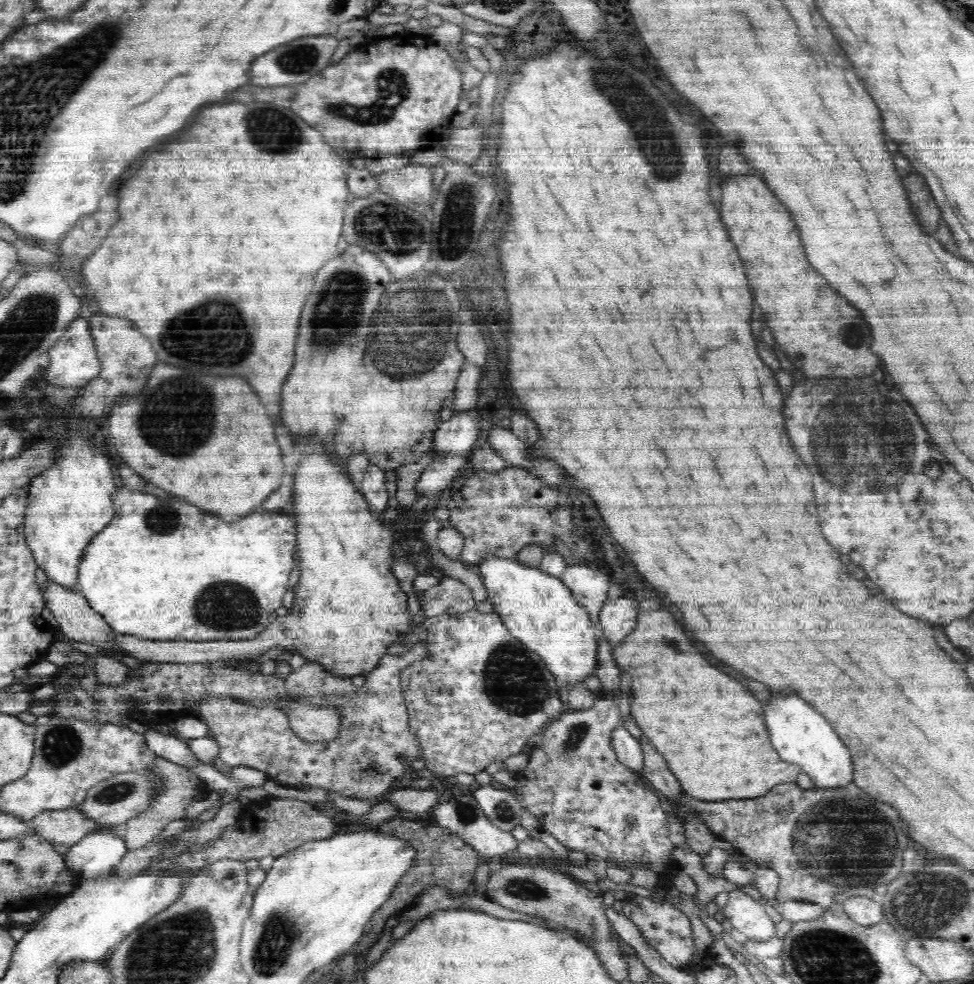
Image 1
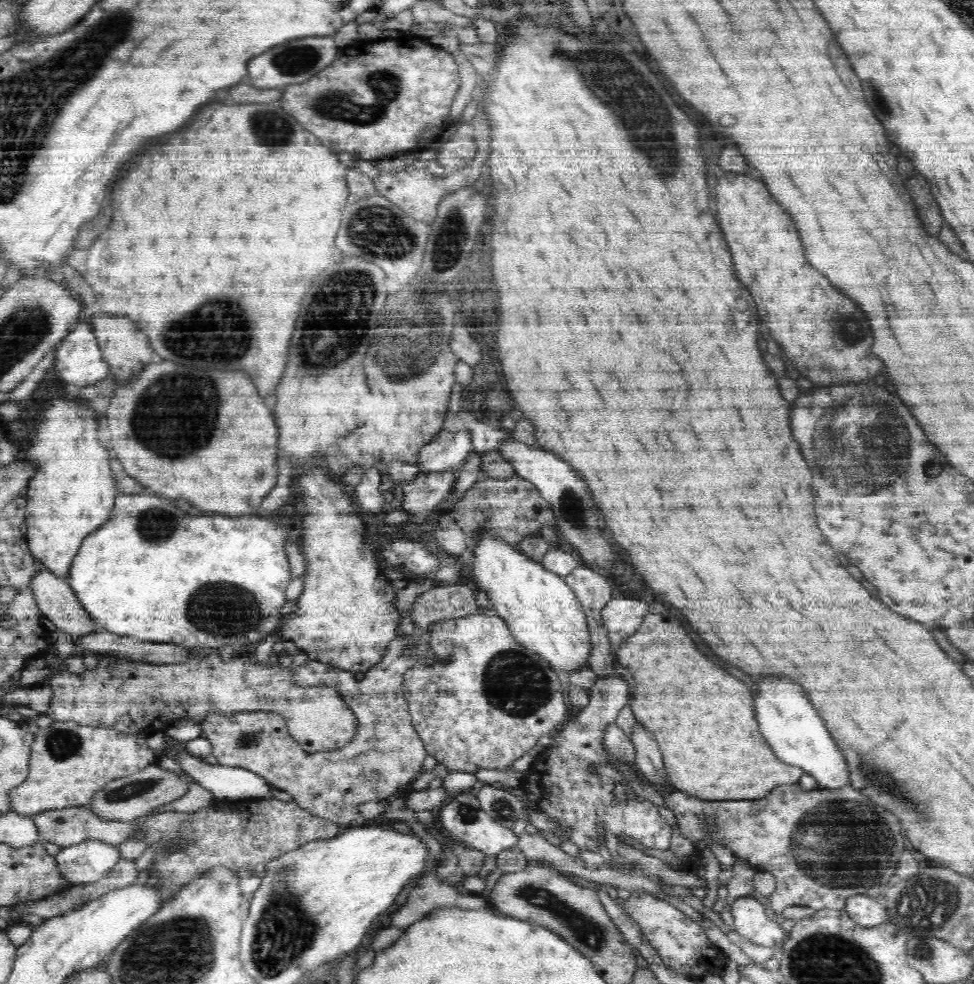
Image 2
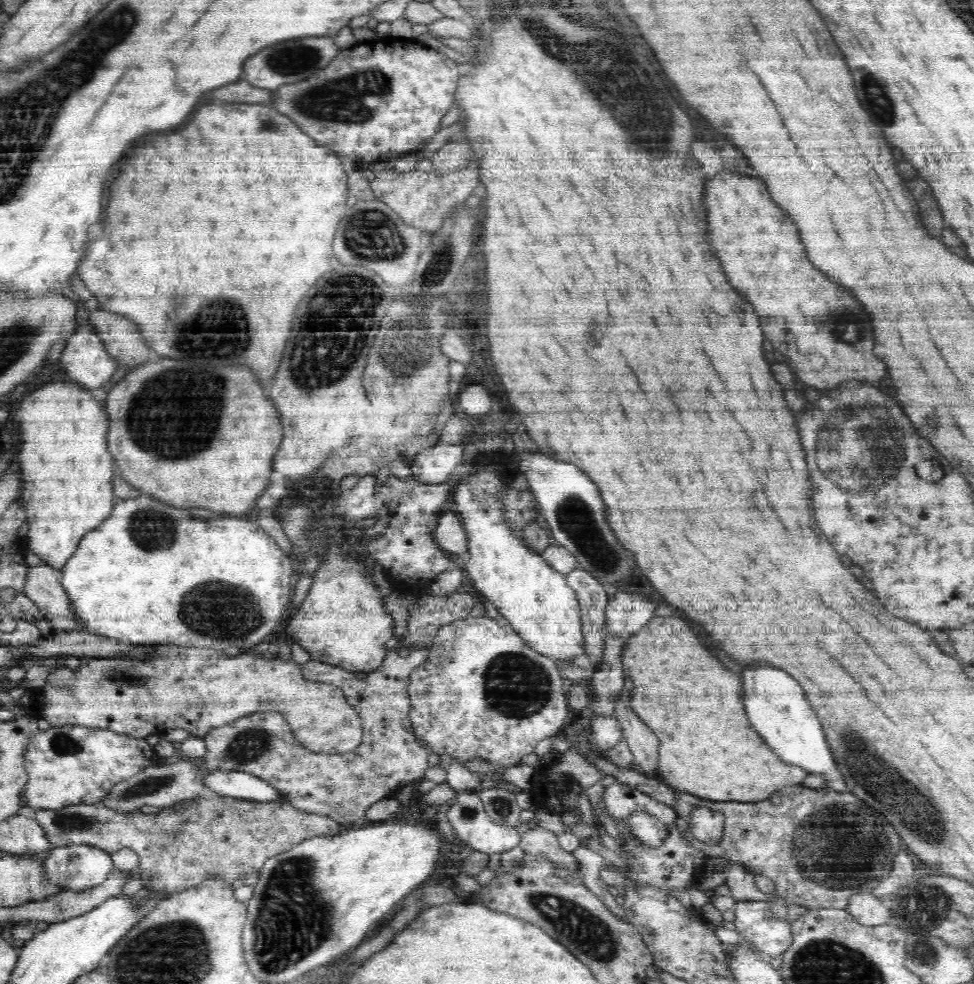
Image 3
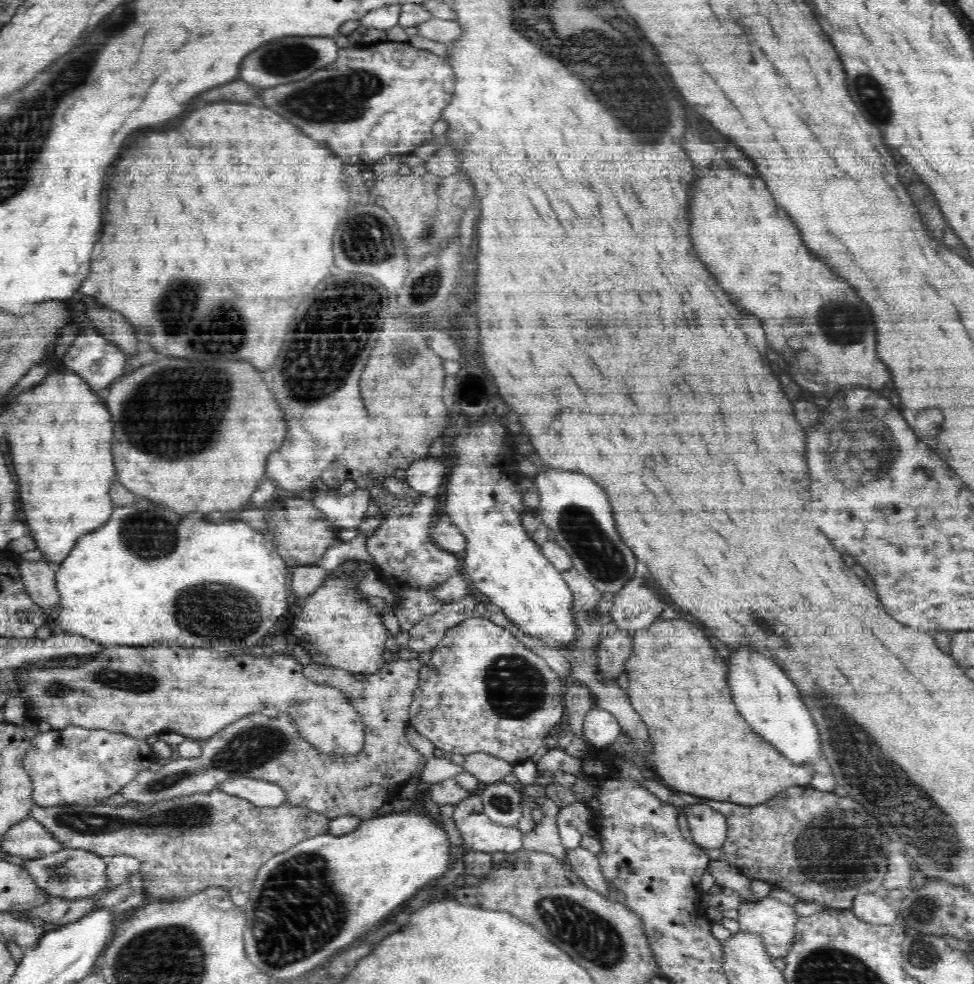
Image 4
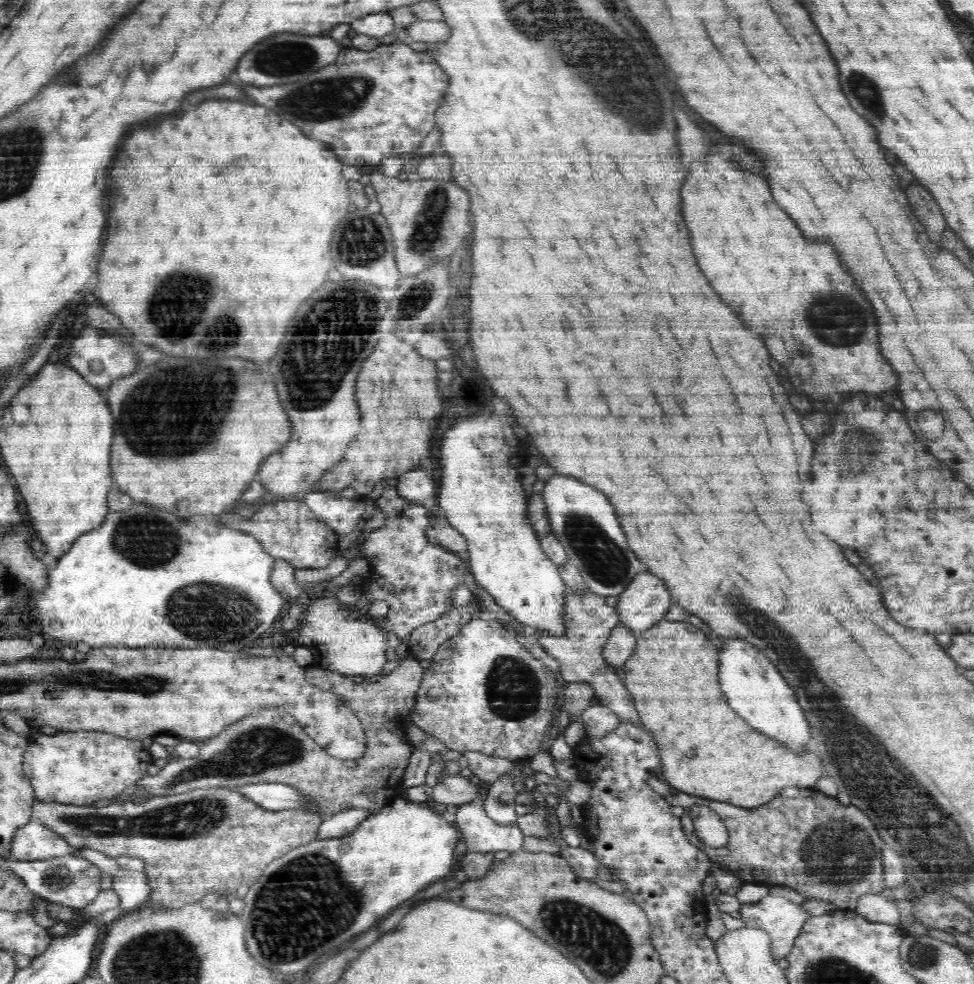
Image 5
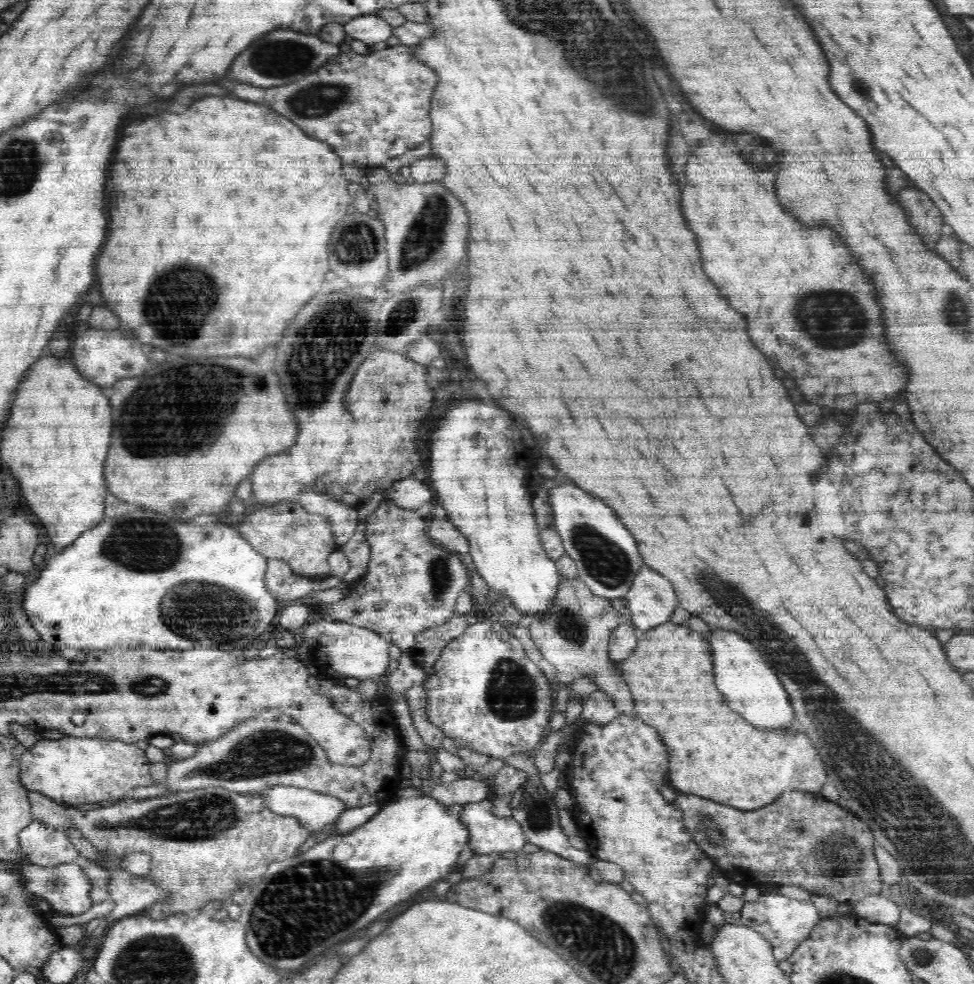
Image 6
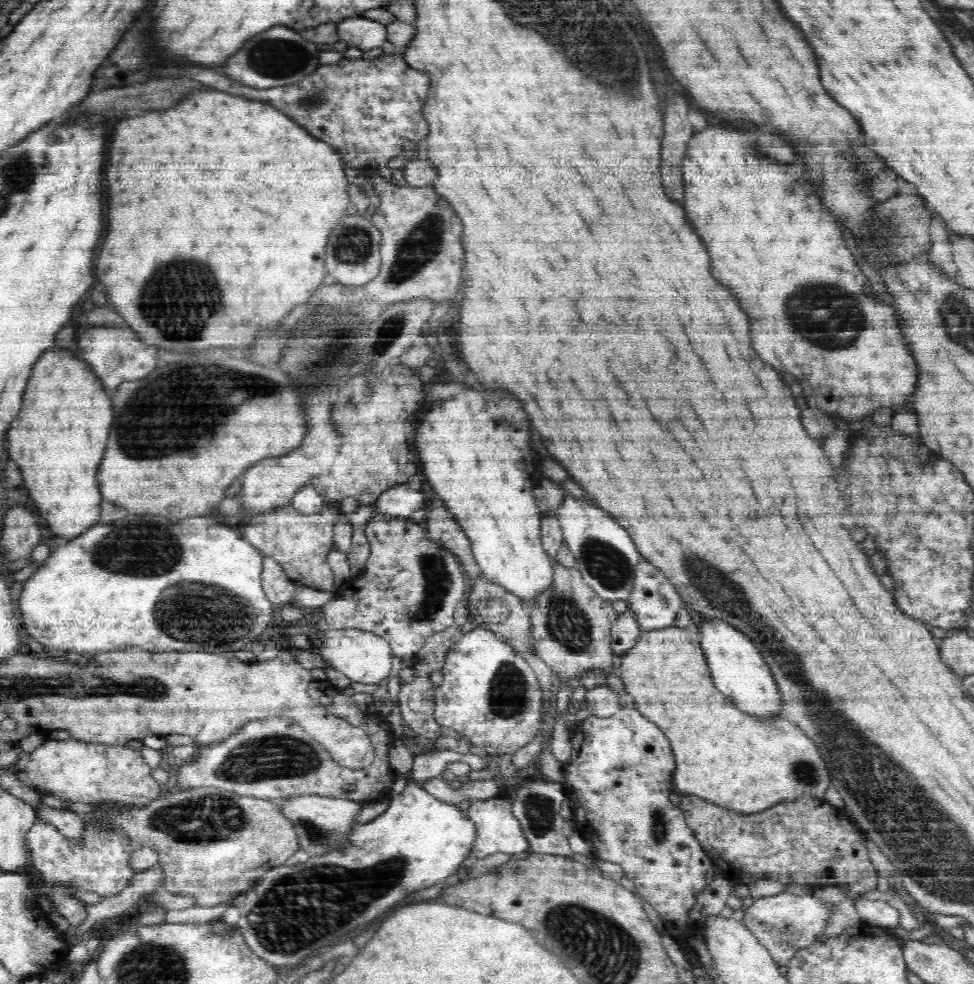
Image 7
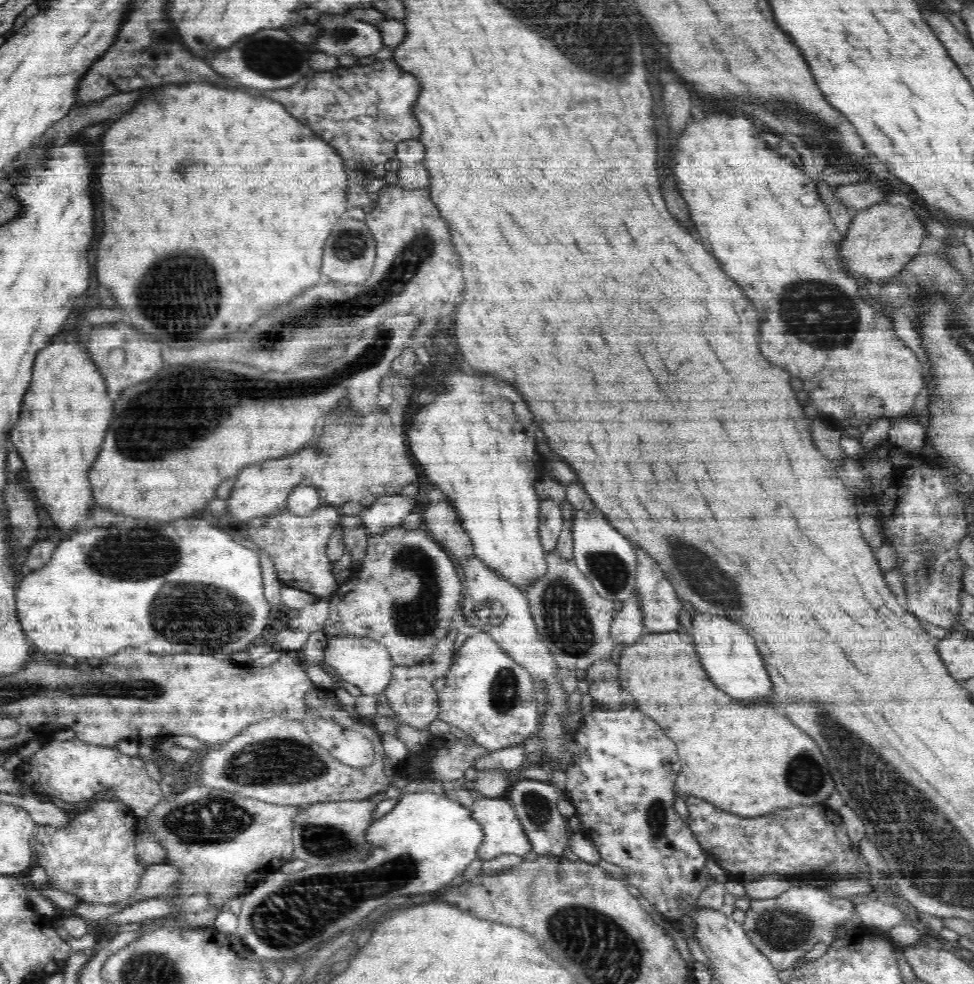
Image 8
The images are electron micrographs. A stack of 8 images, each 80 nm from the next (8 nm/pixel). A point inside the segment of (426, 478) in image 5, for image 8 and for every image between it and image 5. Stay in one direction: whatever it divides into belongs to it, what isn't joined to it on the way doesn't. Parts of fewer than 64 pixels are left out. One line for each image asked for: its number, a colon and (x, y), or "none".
6: (410, 493)
7: (401, 500)
8: (389, 510)

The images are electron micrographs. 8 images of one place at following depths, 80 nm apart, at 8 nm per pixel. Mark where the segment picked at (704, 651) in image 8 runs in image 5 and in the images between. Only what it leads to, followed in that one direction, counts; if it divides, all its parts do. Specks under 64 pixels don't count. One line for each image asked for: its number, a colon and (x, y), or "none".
5: (754, 688)
6: (741, 674)
7: (738, 670)

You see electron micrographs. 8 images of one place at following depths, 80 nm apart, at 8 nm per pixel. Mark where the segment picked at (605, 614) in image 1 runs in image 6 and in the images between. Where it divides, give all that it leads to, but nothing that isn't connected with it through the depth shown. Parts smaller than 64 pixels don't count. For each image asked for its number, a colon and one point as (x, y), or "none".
2: (621, 617)
3: (628, 612)
4: (636, 605)
5: (645, 602)
6: (650, 600)

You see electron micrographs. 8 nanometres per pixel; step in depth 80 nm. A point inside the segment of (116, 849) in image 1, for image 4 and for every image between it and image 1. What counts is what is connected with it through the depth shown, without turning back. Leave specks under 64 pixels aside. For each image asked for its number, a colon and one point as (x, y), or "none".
2: (87, 862)
3: (74, 867)
4: (73, 874)

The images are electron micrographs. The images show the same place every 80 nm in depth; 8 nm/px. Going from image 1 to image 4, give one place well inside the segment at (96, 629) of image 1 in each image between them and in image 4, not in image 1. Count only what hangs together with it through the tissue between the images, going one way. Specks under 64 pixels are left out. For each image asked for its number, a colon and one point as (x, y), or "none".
2: (57, 601)
3: (43, 585)
4: (39, 580)

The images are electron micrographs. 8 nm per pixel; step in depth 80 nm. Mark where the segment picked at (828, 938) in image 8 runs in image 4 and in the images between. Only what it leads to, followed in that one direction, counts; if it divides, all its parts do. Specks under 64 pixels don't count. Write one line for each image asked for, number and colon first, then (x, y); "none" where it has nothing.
4: (772, 921)
5: (782, 919)
6: (784, 922)
7: (784, 923)

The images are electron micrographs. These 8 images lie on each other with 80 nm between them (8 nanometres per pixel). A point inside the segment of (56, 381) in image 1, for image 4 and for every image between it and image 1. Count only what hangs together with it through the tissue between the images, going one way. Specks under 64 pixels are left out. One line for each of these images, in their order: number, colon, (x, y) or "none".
2: (79, 360)
3: (84, 358)
4: (90, 356)

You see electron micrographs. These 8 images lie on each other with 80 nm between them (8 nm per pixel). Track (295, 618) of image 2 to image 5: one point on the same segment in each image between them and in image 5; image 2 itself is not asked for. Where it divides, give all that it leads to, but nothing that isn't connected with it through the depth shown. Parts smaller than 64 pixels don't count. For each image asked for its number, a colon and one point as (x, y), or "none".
3: (342, 622)
4: (338, 630)
5: (339, 644)

